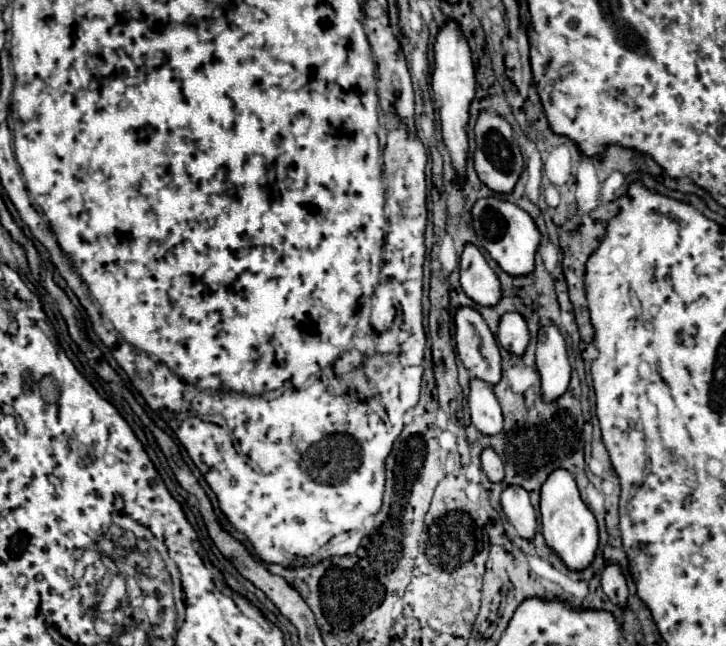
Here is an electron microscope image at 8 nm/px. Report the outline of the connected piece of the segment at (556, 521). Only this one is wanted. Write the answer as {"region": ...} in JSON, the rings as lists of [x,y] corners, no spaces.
{"region":[[[554,469],[548,475],[548,481],[544,481],[540,489],[540,513],[544,539],[562,557],[562,561],[574,571],[590,565],[598,547],[598,525],[592,511],[582,501],[572,473],[566,469]]]}

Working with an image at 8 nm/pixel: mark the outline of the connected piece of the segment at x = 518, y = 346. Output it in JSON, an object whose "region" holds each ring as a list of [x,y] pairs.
{"region":[[[510,311],[510,313],[504,313],[500,317],[500,325],[498,325],[498,341],[502,343],[504,349],[516,353],[516,355],[522,355],[530,337],[528,337],[528,327],[526,327],[526,321],[520,313],[516,311]]]}

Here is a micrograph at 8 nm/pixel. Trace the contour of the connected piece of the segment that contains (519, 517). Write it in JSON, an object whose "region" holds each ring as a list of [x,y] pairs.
{"region":[[[508,485],[500,495],[500,503],[504,515],[516,527],[518,535],[524,539],[532,539],[536,531],[536,513],[530,503],[528,491],[520,485]]]}

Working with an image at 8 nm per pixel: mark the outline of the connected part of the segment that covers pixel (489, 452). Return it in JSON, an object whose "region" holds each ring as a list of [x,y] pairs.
{"region":[[[492,447],[482,451],[482,469],[486,471],[490,481],[502,481],[504,479],[504,463],[500,461],[498,453]]]}

